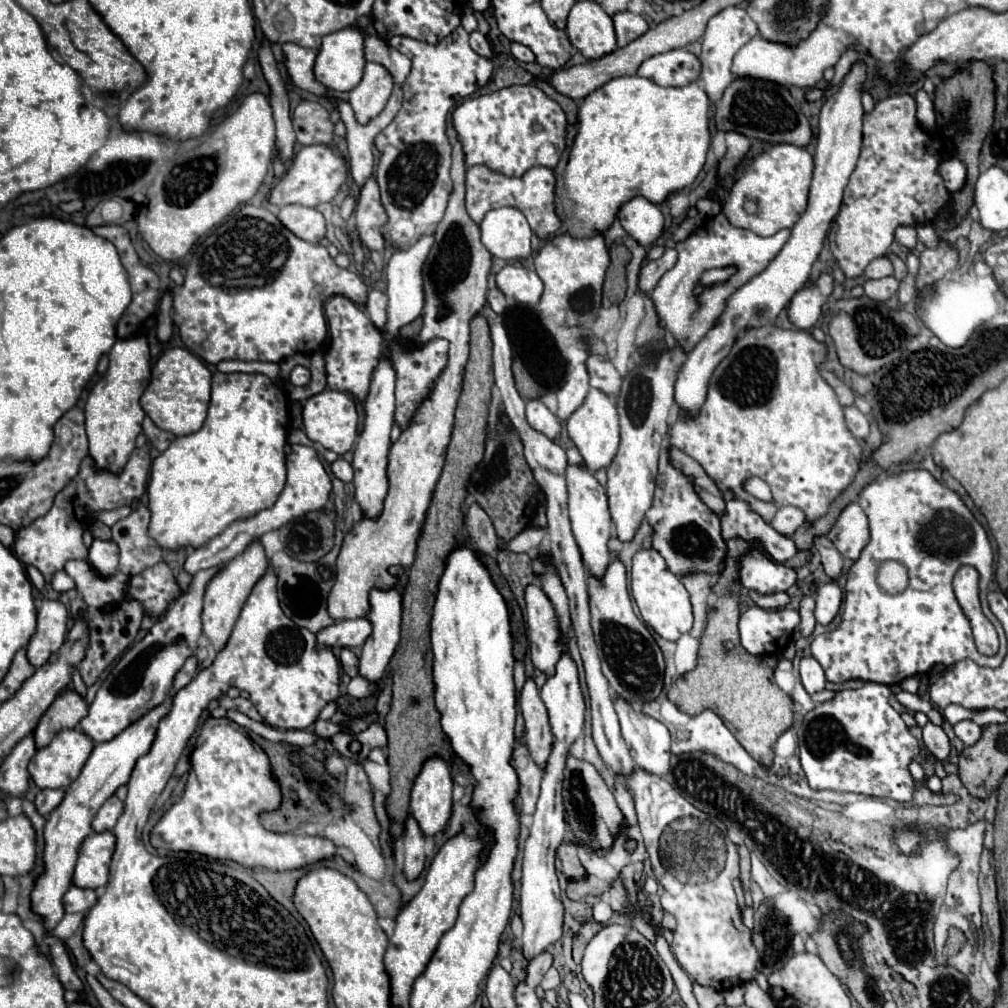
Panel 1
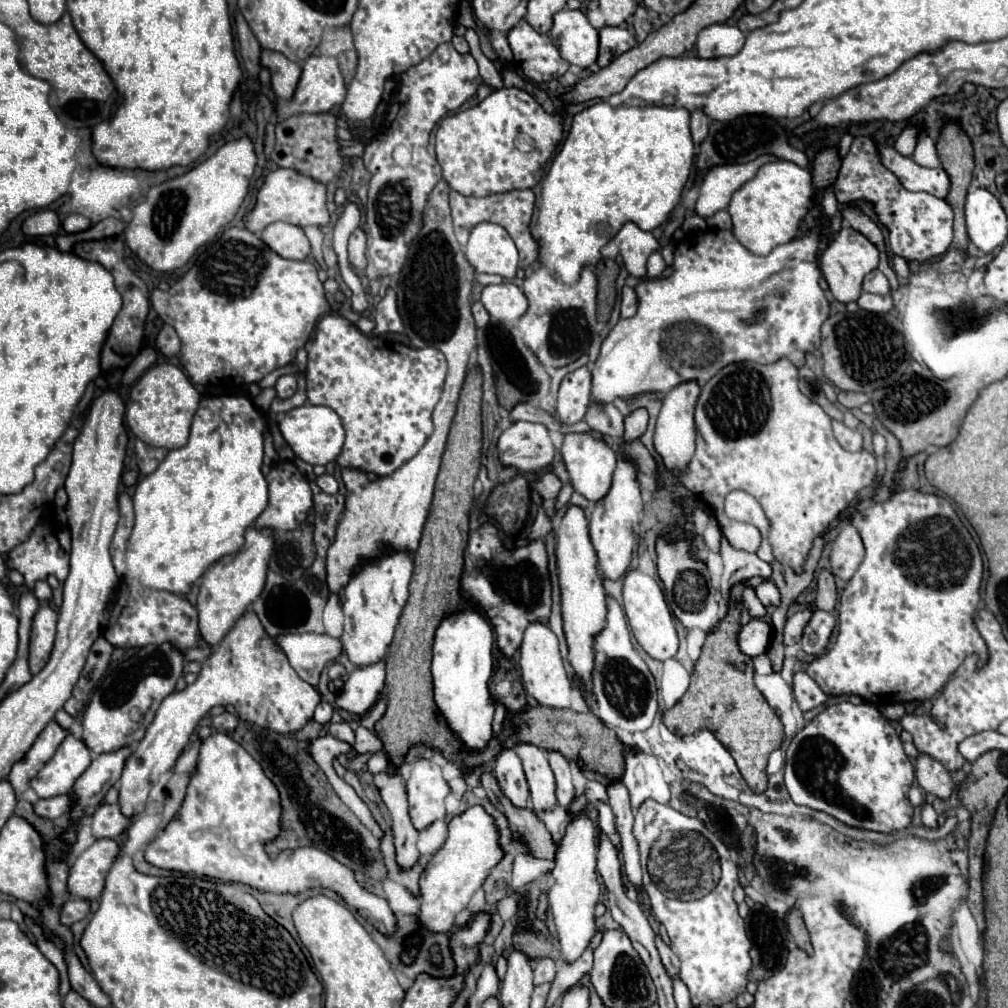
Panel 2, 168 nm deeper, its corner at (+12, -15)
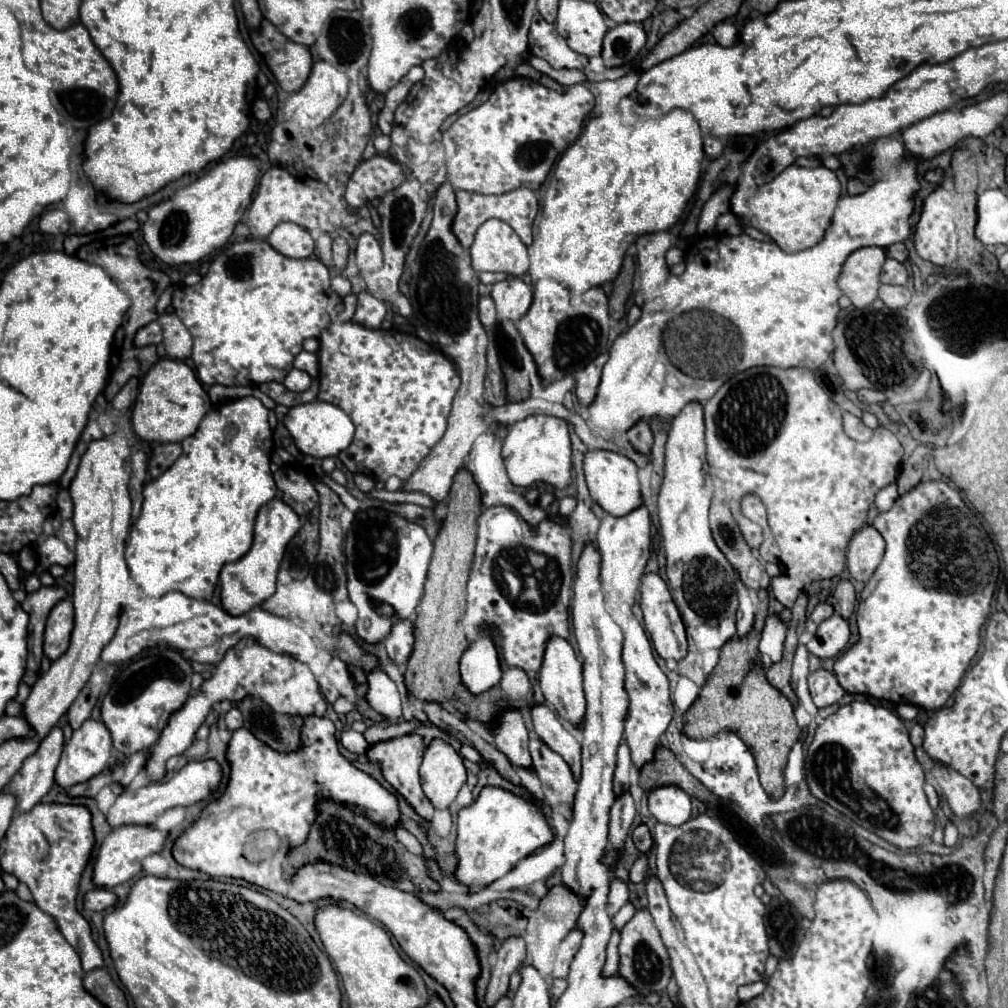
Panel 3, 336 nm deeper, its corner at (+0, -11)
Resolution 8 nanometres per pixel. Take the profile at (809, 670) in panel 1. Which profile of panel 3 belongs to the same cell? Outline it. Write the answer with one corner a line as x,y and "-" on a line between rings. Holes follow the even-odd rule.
818,668
816,672
812,672
808,676
808,684
810,684
810,694
812,694
812,700
818,708
824,708
824,706
830,706
830,704
836,704
846,692
844,688
838,684
836,676
824,668

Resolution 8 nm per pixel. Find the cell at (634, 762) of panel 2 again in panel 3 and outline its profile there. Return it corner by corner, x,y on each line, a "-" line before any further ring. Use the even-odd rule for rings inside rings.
662,786
650,792
648,806
654,818
668,826
682,826
692,816
692,800
674,786

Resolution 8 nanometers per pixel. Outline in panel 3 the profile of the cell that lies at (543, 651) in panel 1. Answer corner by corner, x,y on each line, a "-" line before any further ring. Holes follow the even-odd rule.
556,636
548,640
538,678
540,678
540,688
544,692
546,704
550,704
562,720
570,722
572,726
580,726
586,714
586,698
584,698
584,688
582,688
582,664
578,662
574,648
564,638

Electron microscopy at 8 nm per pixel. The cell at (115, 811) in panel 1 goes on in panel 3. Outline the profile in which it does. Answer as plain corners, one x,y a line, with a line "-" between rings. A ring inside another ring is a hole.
214,758
190,760
168,782
152,782
152,784
148,784
144,788
138,788
138,790
128,790
126,788
116,798
114,806
108,810
108,814
106,814
108,824
112,828
122,826
122,824
150,824
170,808
192,806
192,804
196,804
200,800
206,800
220,786
220,782
222,782
222,766

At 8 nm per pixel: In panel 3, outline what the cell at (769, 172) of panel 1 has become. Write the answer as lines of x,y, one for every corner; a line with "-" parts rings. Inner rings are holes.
792,164
772,182
758,188
752,198
752,220
750,226
768,234
784,252
798,252
812,248
824,238
826,228
832,222
834,208
840,200
840,180
836,172
820,168
802,168

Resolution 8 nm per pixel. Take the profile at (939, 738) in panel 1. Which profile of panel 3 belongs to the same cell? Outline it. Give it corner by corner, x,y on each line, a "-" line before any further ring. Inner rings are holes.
938,762
934,764
932,774
938,780
938,784
956,816
968,816
980,808
980,804
982,804
980,790
968,778
964,778
962,774
958,774
952,768
946,768
944,764
938,764

